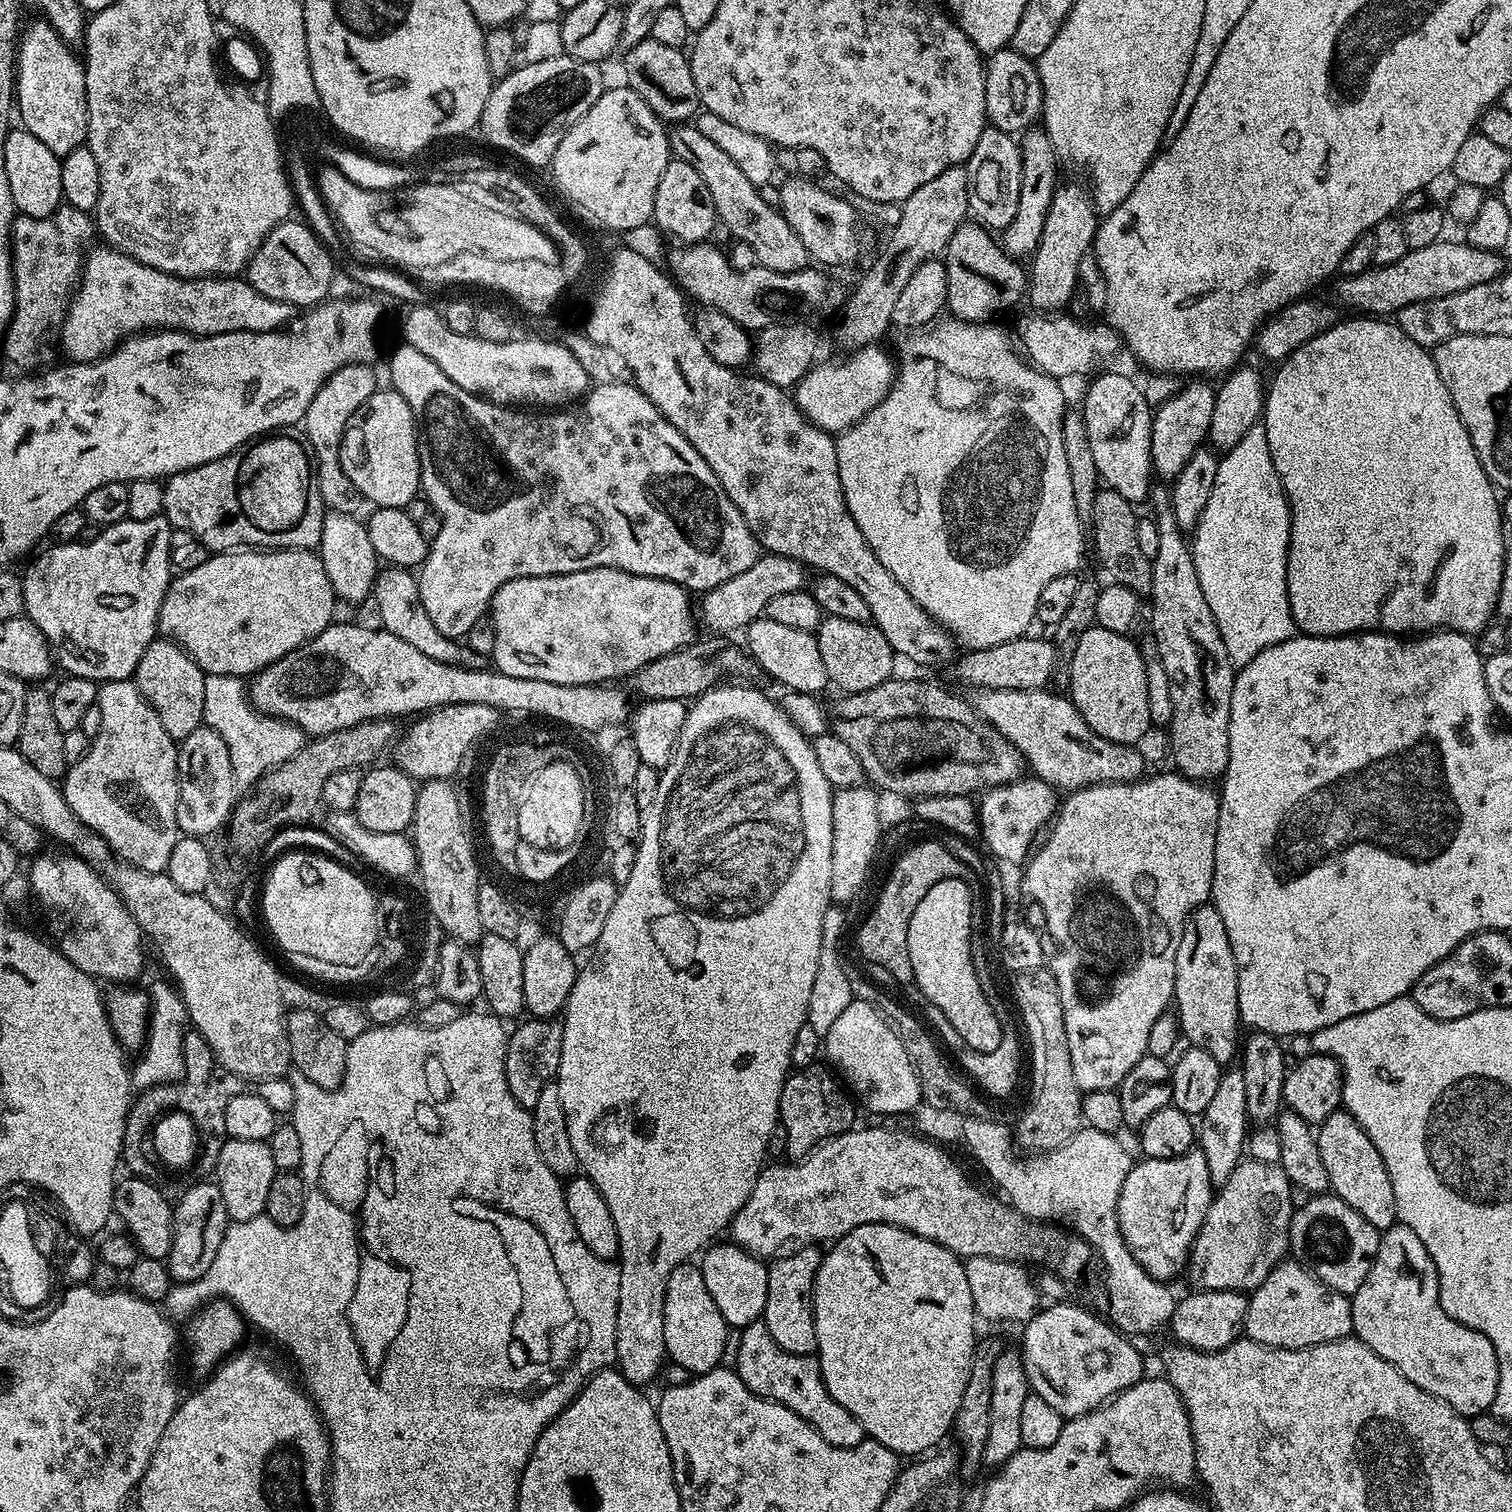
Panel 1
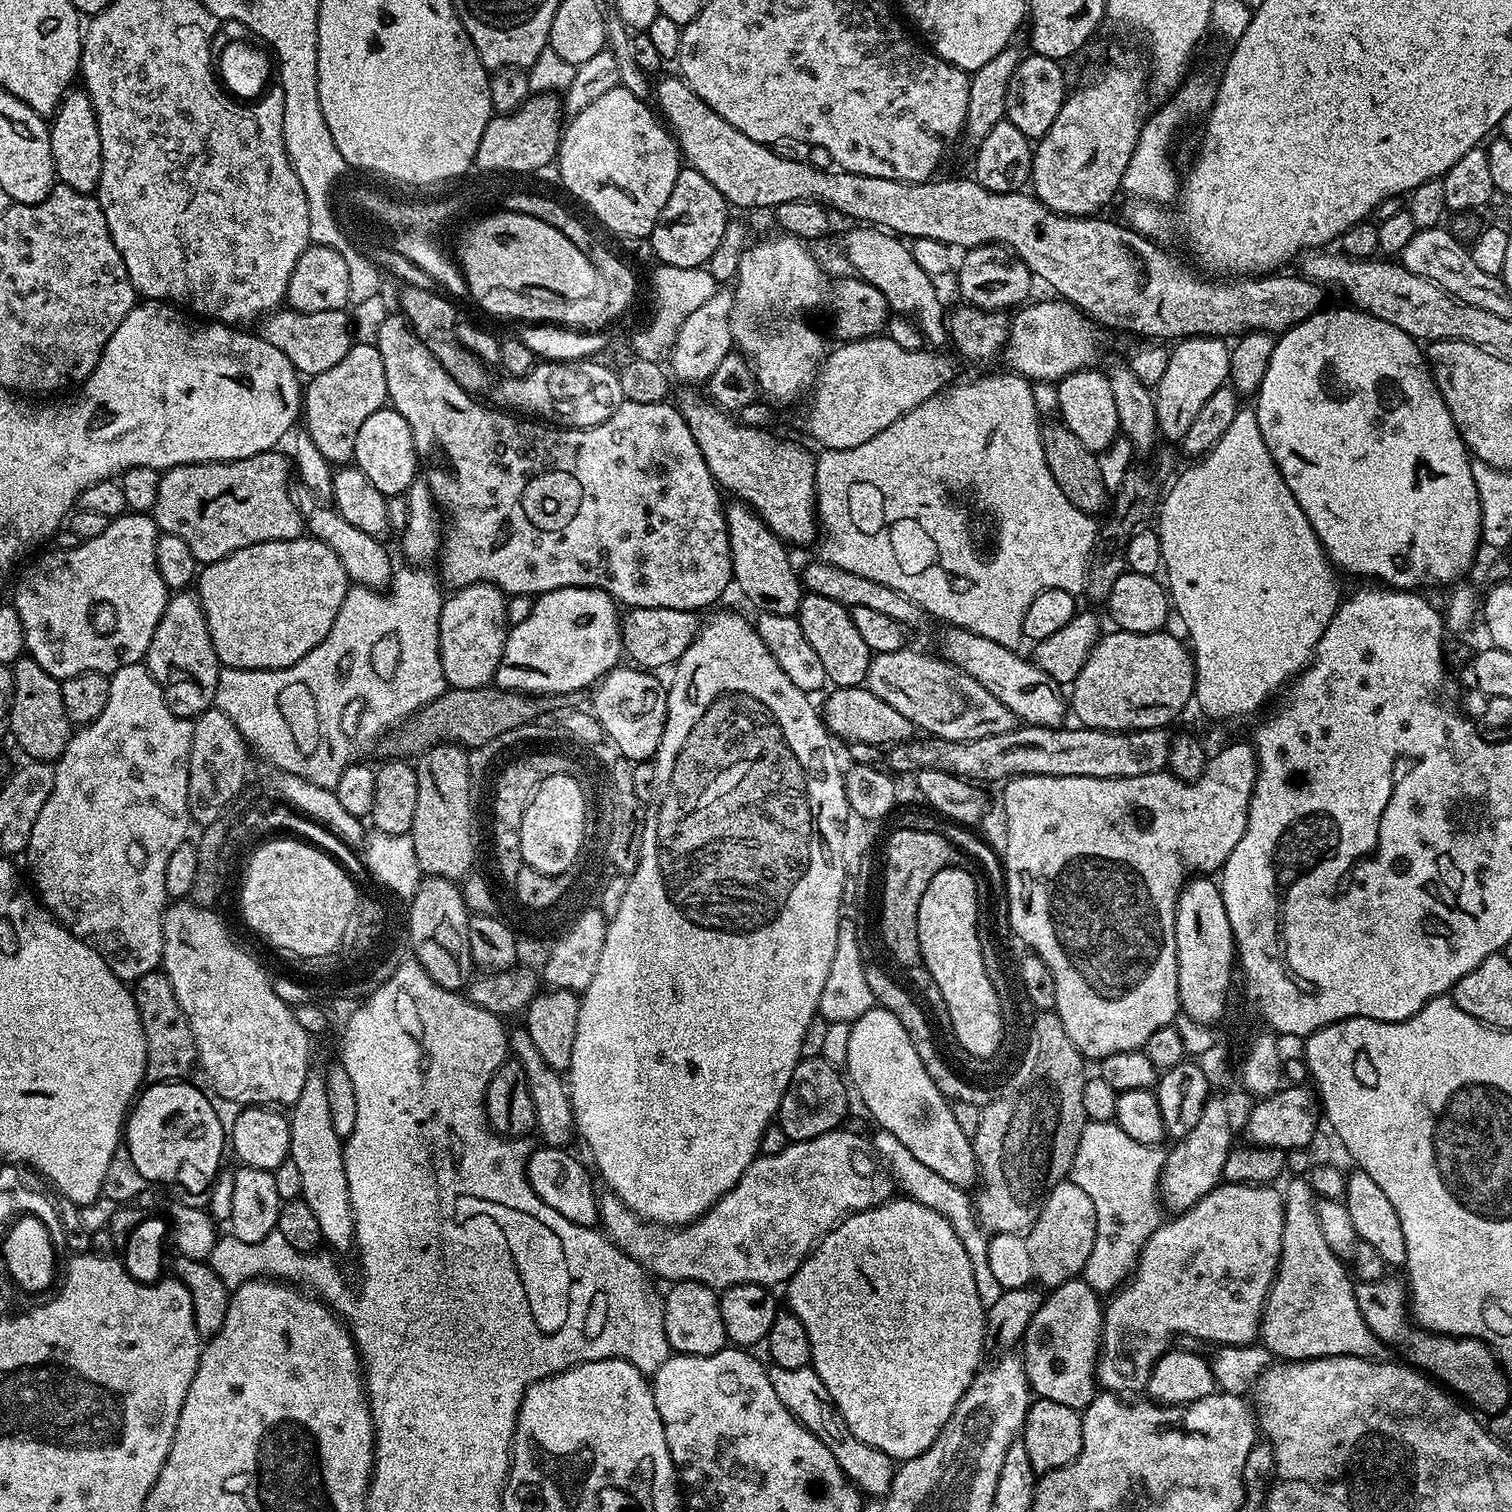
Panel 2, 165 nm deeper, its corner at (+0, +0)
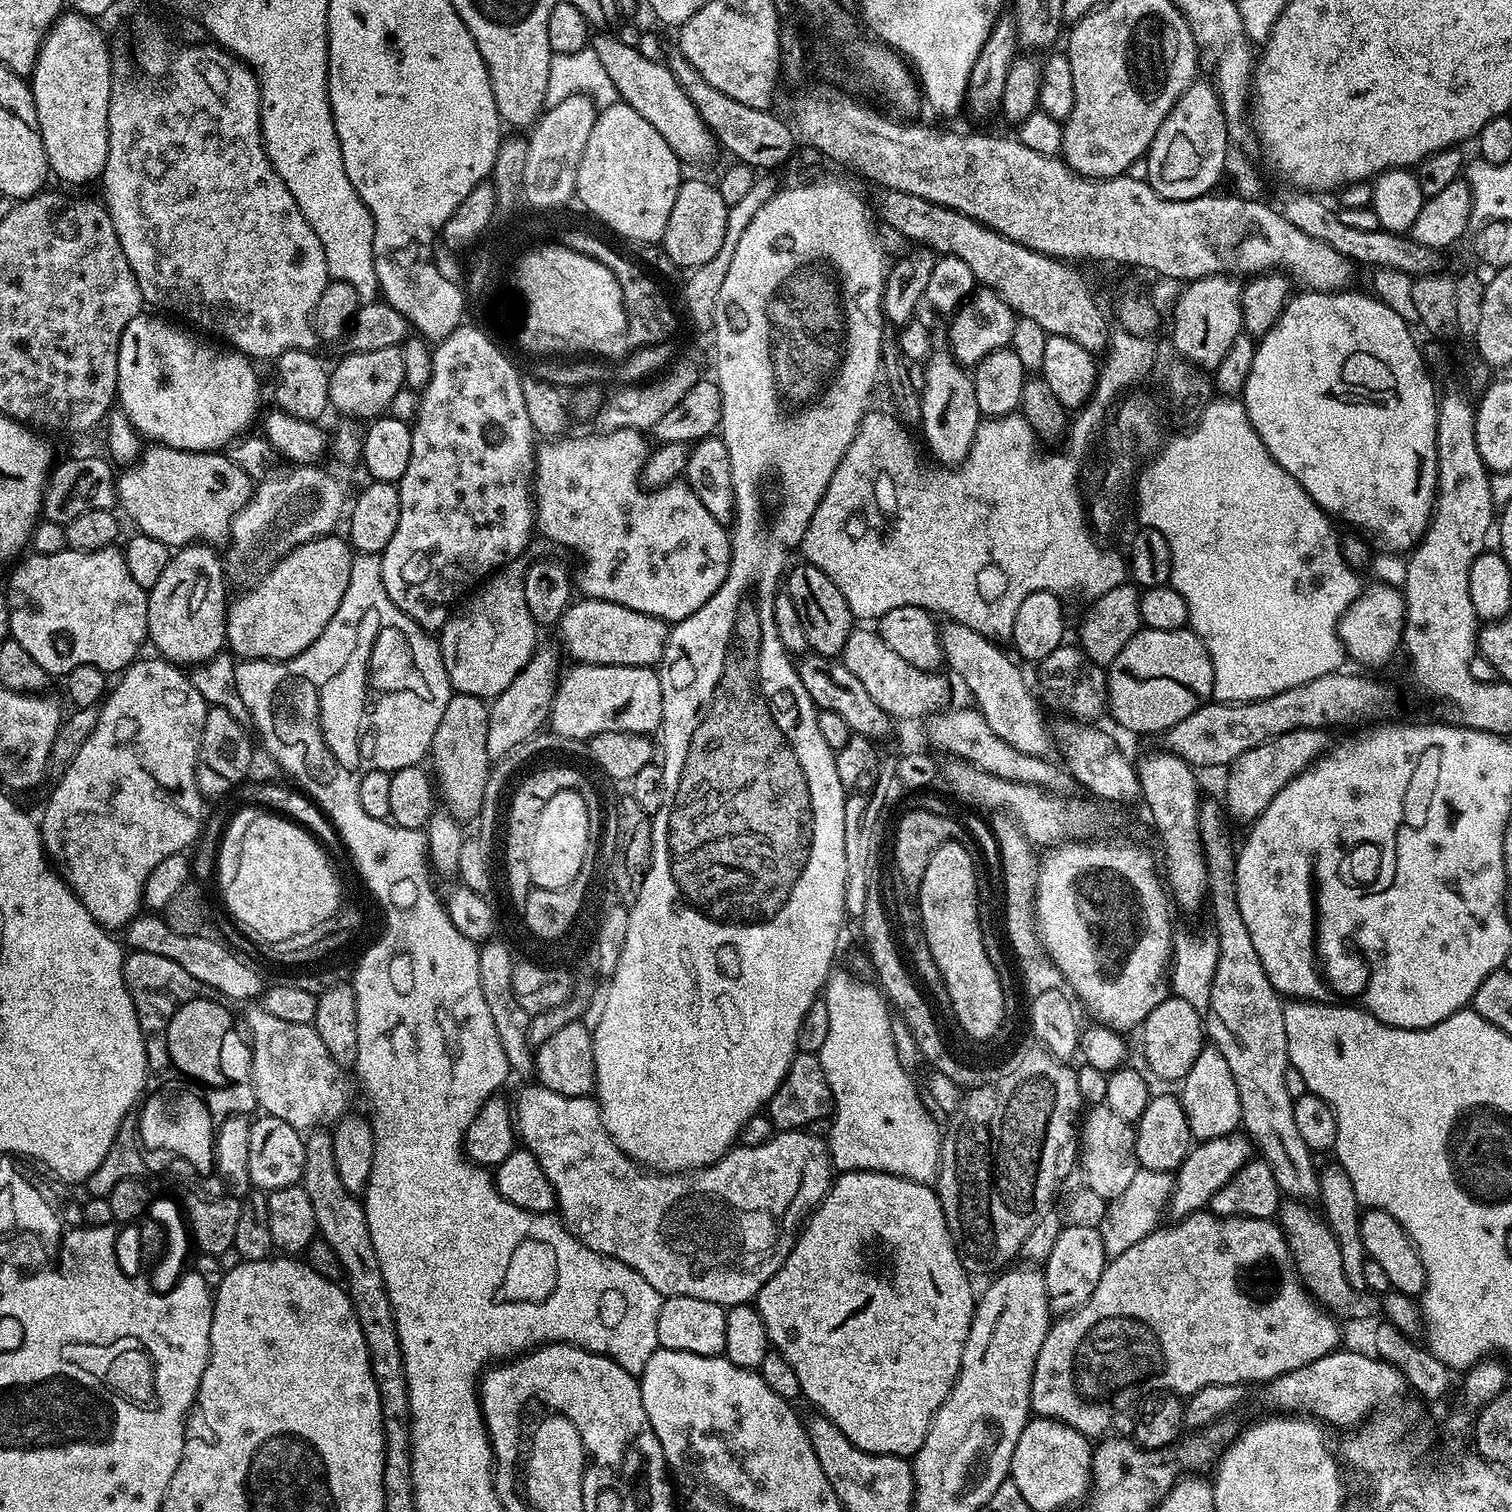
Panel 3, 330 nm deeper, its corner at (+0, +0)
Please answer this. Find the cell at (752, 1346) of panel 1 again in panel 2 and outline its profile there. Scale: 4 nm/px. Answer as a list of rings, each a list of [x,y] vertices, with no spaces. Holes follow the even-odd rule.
[[[775,1366],[768,1368],[770,1386],[774,1386],[774,1394],[790,1410],[790,1414],[803,1428],[809,1428],[817,1438],[834,1454],[834,1462],[848,1476],[849,1480],[860,1489],[865,1497],[883,1498],[890,1490],[897,1465],[882,1450],[866,1446],[848,1429],[846,1422],[840,1417],[840,1411],[832,1404],[826,1386],[822,1386],[822,1378],[809,1366],[798,1370],[786,1370]]]

